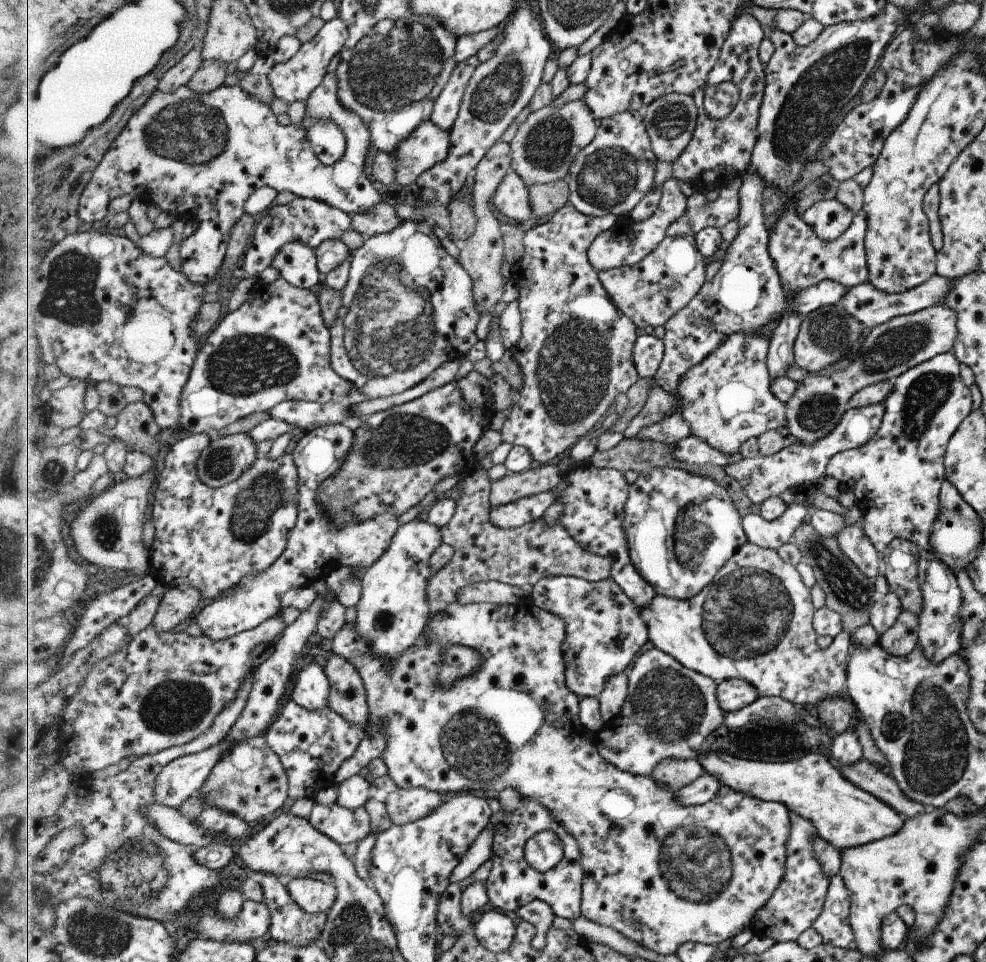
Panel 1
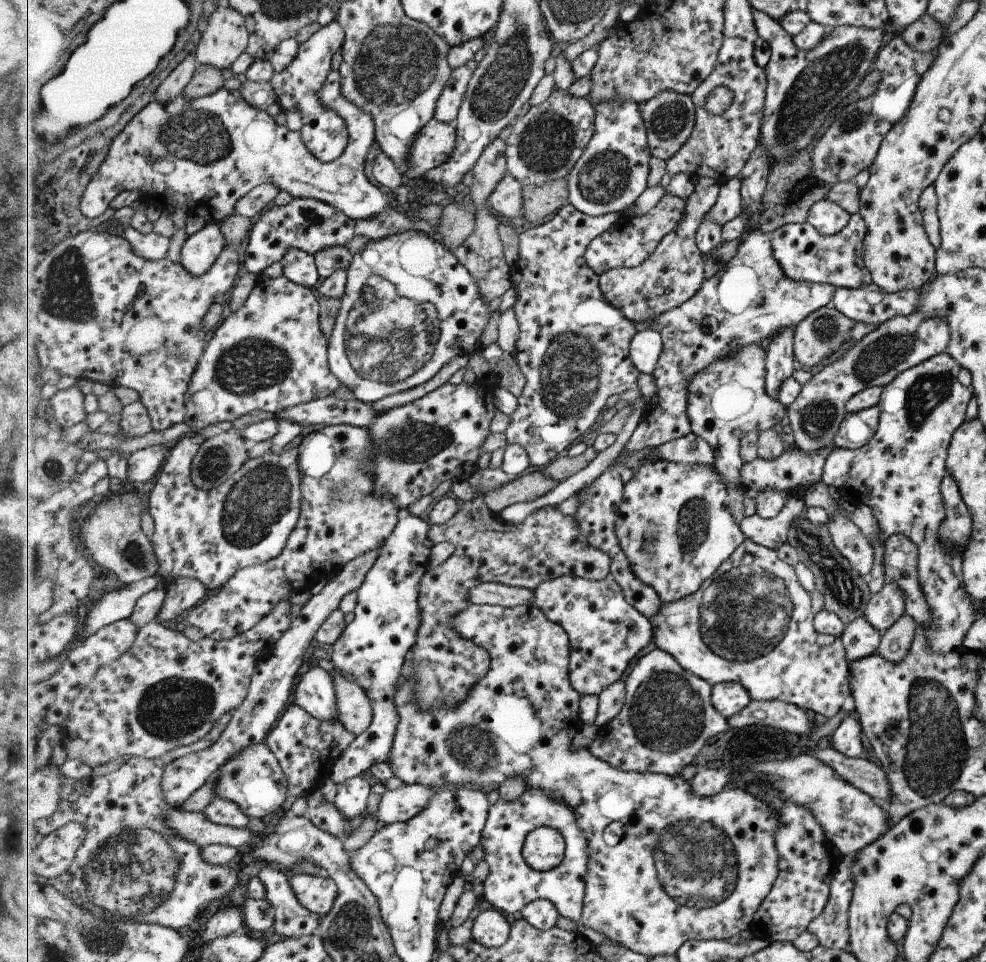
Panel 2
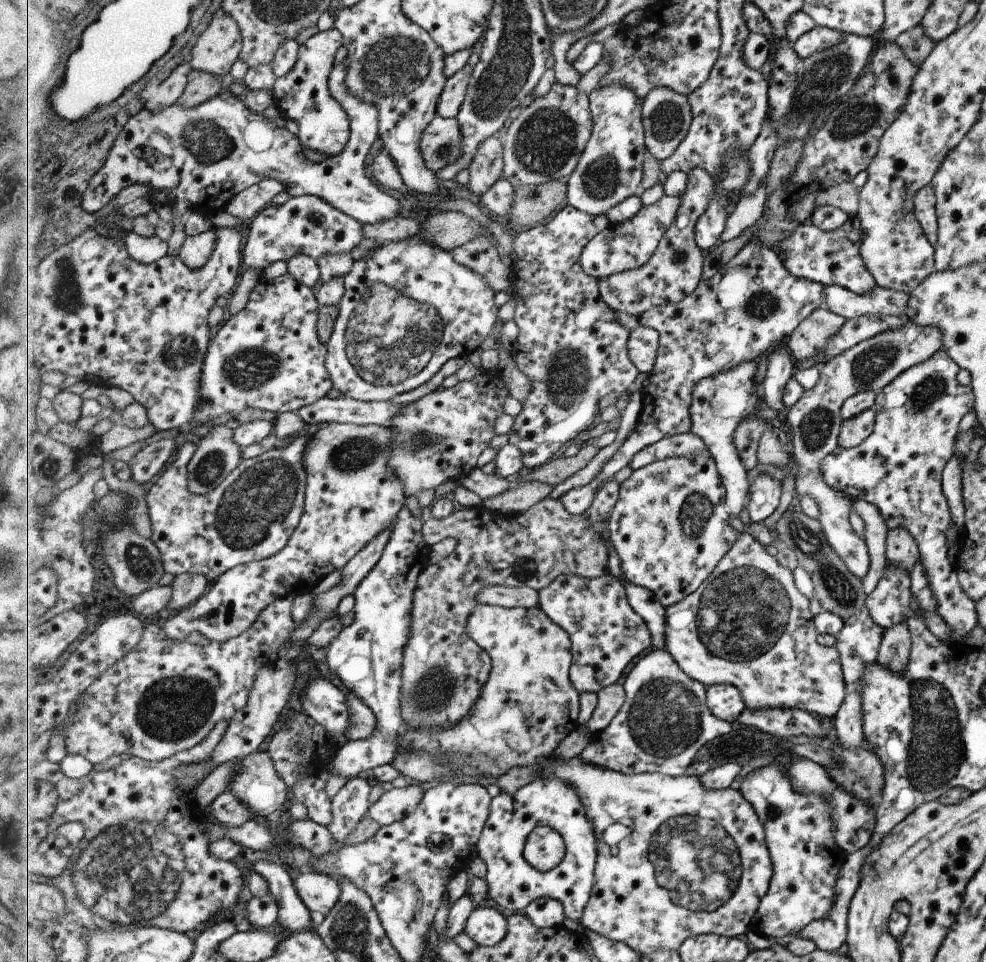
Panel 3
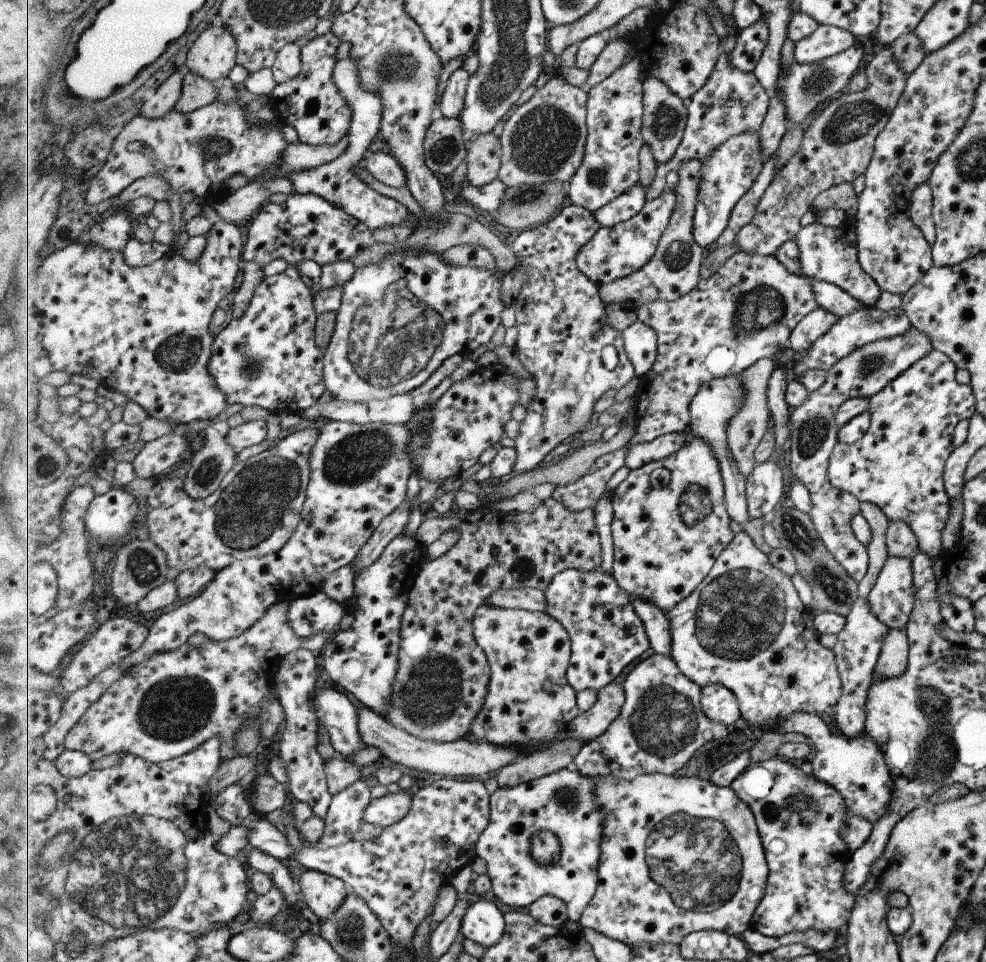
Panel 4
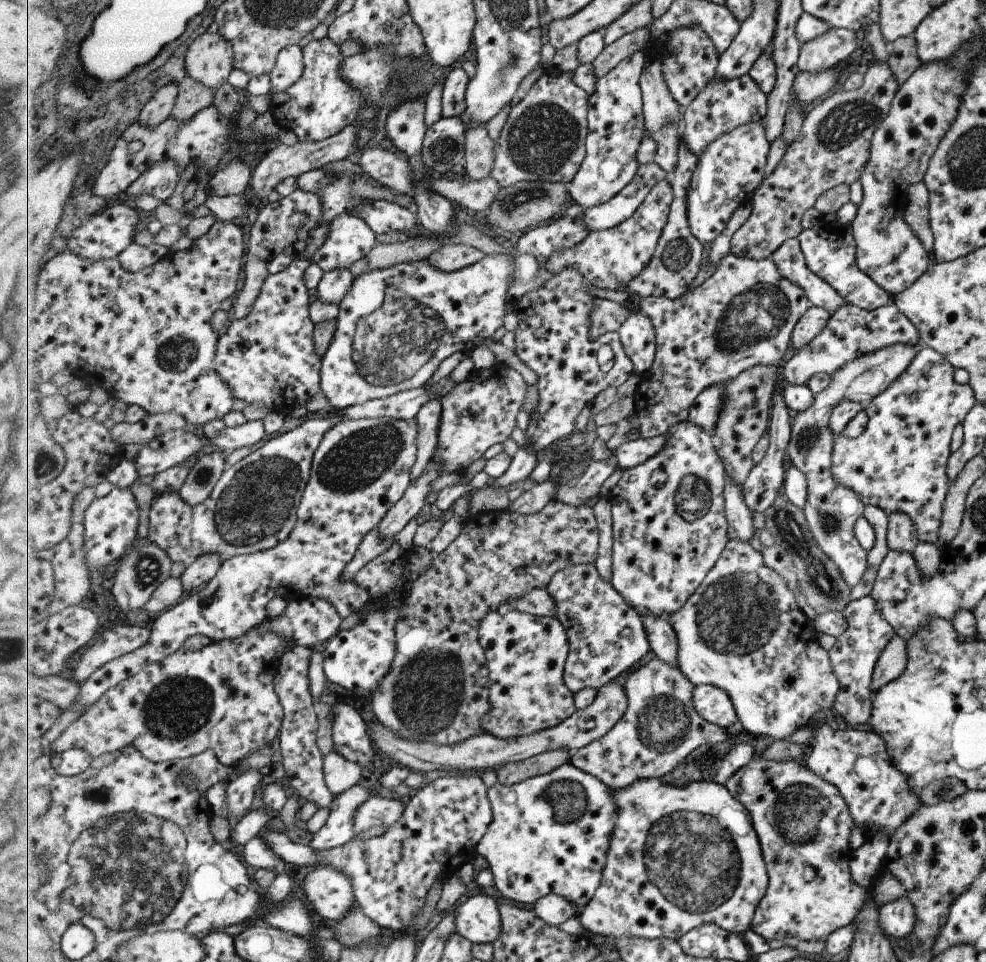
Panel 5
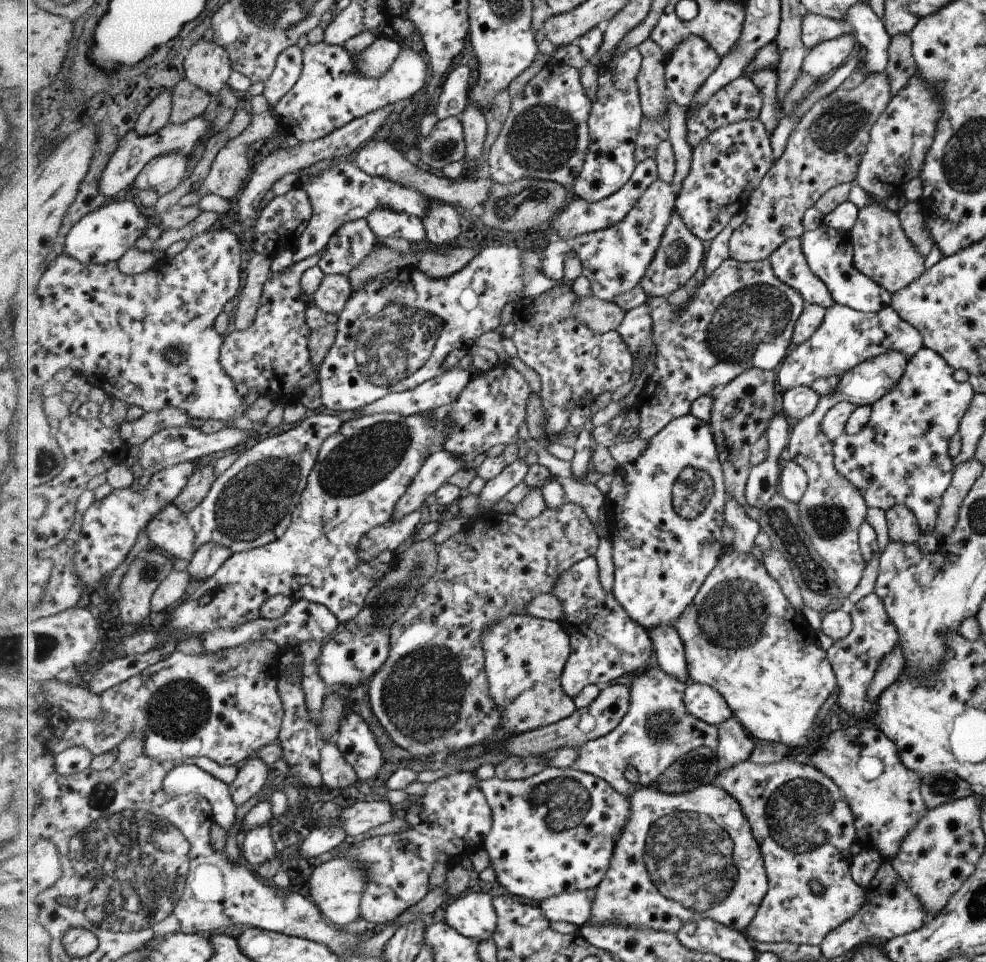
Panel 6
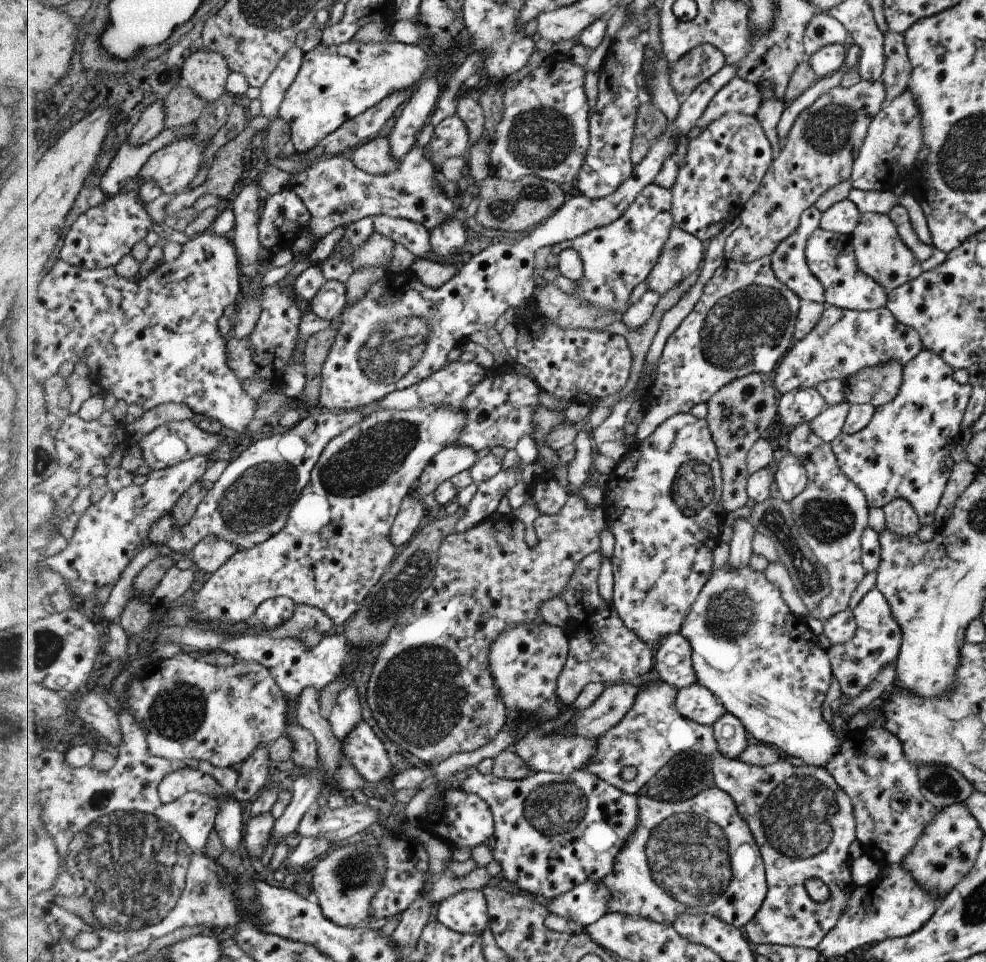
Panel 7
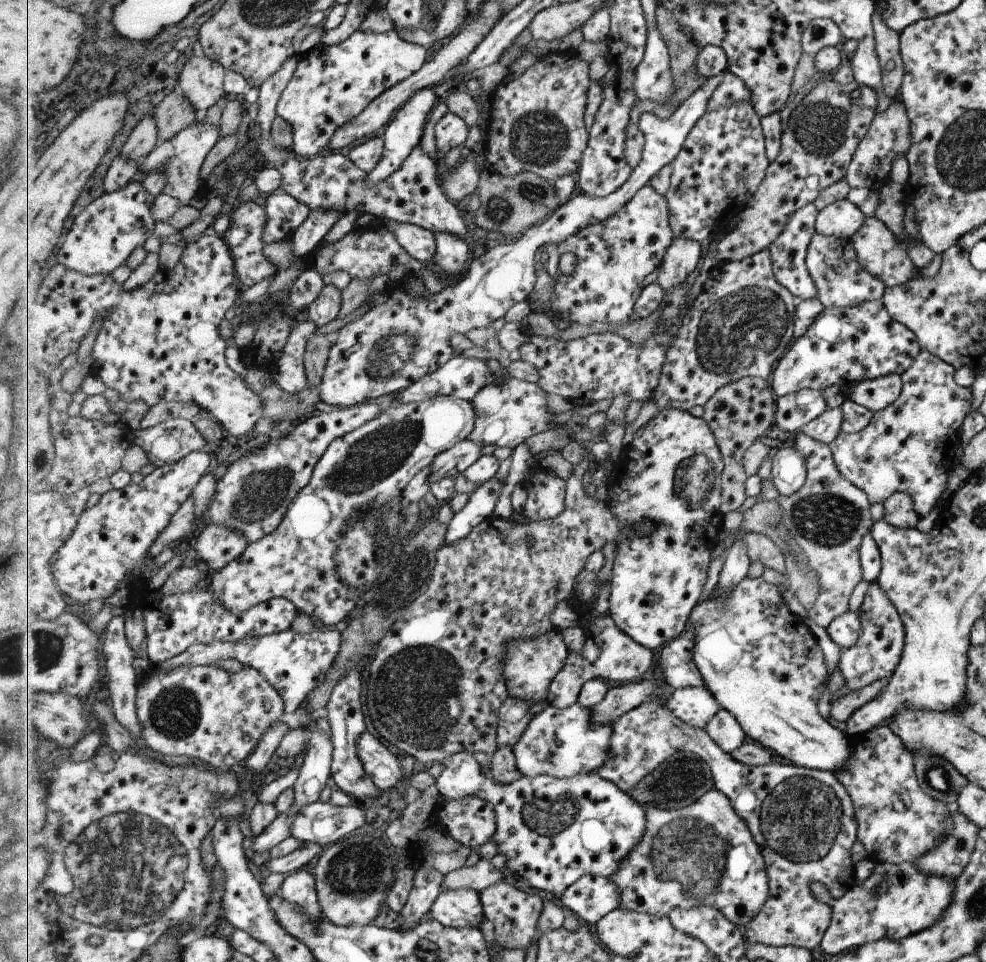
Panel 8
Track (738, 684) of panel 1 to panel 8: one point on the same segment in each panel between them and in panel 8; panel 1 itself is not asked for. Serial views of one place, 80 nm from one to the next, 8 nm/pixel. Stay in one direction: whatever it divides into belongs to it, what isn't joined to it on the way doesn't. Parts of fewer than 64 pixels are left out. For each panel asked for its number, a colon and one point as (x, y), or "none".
2: (729, 698)
3: (726, 701)
4: (720, 703)
5: (714, 703)
6: (705, 702)
7: (697, 702)
8: (697, 706)

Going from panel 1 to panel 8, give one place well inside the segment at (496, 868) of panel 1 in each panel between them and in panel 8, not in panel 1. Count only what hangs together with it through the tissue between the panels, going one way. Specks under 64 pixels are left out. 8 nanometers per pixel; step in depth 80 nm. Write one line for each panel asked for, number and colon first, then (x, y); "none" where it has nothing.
2: (512, 884)
3: (513, 883)
4: (564, 802)
5: (550, 834)
6: (554, 833)
7: (553, 832)
8: (553, 831)

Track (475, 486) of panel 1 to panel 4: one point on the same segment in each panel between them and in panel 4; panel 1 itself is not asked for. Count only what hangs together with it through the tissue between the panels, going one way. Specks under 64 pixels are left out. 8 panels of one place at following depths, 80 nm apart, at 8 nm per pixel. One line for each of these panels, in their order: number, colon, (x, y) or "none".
2: (549, 544)
3: (445, 670)
4: (444, 676)

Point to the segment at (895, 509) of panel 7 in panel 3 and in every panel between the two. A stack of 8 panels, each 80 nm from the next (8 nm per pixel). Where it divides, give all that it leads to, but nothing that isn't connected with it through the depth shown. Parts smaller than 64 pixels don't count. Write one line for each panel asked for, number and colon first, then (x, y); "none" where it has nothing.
3: (900, 549)
4: (900, 542)
5: (900, 534)
6: (902, 527)

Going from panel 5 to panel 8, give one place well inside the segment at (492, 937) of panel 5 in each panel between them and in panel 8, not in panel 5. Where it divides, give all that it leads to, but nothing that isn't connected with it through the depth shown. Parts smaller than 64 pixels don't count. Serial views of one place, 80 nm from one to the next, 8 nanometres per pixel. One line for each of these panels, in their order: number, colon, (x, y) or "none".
6: (474, 915)
7: (467, 911)
8: (459, 908)

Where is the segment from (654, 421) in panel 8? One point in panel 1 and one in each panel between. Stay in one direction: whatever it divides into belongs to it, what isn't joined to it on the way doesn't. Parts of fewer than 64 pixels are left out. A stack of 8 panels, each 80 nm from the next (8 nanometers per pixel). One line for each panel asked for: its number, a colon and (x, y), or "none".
1: (682, 527)
2: (675, 525)
3: (671, 527)
4: (671, 524)
5: (670, 525)
6: (666, 511)
7: (664, 501)

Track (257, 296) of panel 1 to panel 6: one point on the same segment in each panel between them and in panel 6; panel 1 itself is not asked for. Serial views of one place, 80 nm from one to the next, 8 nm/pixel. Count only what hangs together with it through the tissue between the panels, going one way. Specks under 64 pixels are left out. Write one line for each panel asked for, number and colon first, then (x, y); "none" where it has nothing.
2: (271, 354)
3: (270, 356)
4: (269, 357)
5: (269, 357)
6: (272, 356)

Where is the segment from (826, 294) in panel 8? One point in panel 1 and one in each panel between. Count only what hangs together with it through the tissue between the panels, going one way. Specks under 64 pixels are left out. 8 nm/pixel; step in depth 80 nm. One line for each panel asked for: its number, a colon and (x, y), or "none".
1: (803, 259)
2: (806, 255)
3: (831, 258)
4: (826, 254)
5: (828, 249)
6: (828, 252)
7: (829, 256)

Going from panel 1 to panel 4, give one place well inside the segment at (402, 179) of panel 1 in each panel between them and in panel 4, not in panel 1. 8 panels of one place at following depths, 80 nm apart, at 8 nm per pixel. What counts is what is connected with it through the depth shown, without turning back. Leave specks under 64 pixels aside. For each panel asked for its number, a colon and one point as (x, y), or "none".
2: (436, 142)
3: (442, 144)
4: (445, 147)

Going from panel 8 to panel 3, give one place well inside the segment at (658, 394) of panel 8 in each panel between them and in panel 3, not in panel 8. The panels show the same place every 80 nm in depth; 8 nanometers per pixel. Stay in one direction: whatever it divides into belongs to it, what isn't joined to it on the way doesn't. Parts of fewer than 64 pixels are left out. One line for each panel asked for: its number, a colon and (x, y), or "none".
3: (750, 307)
4: (744, 313)
5: (741, 317)
6: (742, 316)
7: (745, 319)

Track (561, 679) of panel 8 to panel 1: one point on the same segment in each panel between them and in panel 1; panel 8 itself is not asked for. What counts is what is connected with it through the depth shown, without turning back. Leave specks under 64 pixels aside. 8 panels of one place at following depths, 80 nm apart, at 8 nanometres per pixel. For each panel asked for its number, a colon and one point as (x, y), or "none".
1: (605, 632)
2: (606, 633)
3: (608, 635)
4: (608, 635)
5: (607, 635)
6: (608, 643)
7: (602, 648)

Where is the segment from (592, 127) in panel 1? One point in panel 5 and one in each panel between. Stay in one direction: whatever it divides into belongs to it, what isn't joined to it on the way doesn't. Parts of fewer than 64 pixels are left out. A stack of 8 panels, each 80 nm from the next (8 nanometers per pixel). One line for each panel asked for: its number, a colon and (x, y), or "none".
2: (545, 144)
3: (546, 141)
4: (544, 141)
5: (544, 138)

